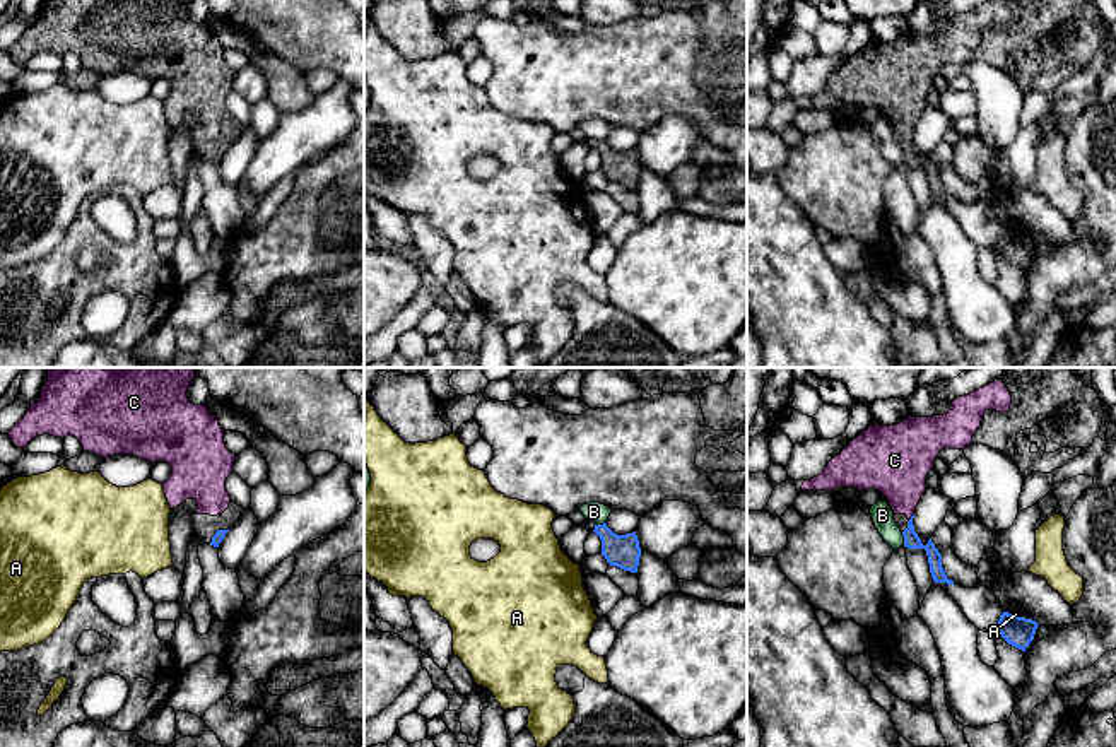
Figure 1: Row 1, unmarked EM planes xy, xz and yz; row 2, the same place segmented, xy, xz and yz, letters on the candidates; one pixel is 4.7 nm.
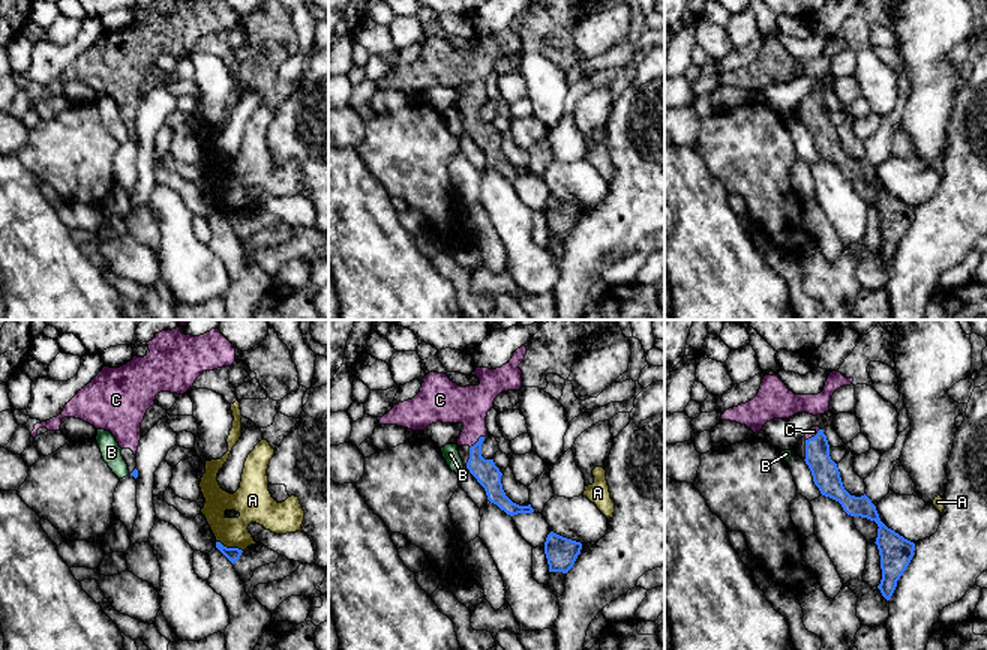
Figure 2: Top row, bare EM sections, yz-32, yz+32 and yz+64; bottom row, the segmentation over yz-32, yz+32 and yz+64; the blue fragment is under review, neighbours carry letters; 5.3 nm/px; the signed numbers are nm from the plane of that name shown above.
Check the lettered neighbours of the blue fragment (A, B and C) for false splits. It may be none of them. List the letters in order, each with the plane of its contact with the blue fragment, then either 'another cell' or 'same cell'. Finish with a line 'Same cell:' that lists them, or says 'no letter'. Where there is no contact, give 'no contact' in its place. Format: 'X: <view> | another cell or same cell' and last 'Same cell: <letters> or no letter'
A: yz | another cell
B: yz | another cell
C: yz | same cell
Same cell: C

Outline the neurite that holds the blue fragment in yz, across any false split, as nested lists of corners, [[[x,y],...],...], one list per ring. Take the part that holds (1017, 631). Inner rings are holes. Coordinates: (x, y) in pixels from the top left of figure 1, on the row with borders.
[[[1003,612],[1000,615],[996,631],[1001,634],[1001,638],[1008,644],[1025,651],[1025,648],[1034,639],[1037,626],[1039,624],[1032,619],[1025,619],[1025,617]]]

